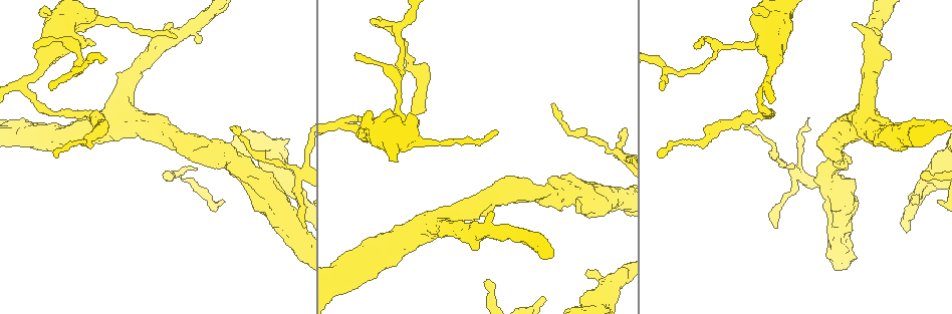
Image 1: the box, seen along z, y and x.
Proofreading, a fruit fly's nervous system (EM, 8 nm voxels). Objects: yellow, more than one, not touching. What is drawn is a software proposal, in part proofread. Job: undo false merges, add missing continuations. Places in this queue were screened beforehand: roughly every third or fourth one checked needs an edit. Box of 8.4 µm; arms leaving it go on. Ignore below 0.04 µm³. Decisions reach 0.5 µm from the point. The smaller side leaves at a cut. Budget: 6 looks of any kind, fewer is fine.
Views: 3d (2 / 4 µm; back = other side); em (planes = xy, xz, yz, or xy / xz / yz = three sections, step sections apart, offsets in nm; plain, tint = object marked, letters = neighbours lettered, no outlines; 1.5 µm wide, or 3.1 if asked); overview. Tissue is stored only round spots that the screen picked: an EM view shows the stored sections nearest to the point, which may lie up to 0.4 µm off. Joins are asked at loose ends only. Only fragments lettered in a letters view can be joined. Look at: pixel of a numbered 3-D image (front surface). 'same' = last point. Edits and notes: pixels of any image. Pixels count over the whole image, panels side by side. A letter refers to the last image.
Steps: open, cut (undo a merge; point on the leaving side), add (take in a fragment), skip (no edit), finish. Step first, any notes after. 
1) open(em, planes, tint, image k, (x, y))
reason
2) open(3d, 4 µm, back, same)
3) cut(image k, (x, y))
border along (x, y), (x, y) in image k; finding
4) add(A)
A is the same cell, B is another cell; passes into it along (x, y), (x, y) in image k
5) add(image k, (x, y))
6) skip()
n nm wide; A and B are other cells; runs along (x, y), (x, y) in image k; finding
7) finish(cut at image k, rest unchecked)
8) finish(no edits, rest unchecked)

open(em, planes, tint, image 1, (693, 45))
branch stops here

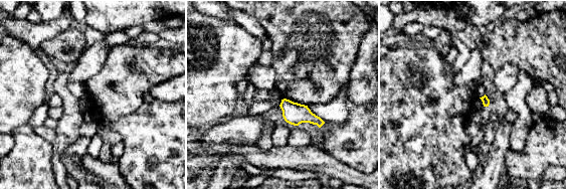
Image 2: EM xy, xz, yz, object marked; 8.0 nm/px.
open(em, planes, letters, same)

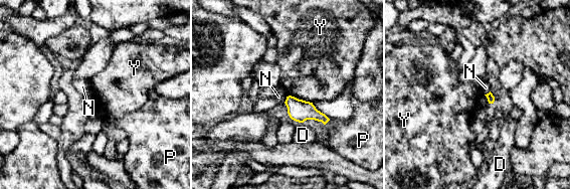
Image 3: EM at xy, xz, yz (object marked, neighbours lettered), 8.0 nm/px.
skip()
D, N, P and Y are other cells; border along (287, 96), (293, 96), (312, 103) in image 3; none of them fits

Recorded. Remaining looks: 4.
open(3d, 2 µm, image 1, (172, 23))
an open end

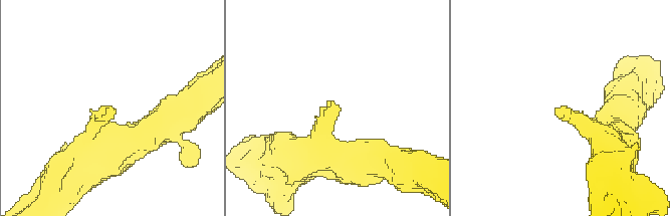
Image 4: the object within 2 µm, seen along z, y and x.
open(em, xy, step 8, tint, image 4, (109, 109))
need the tissue

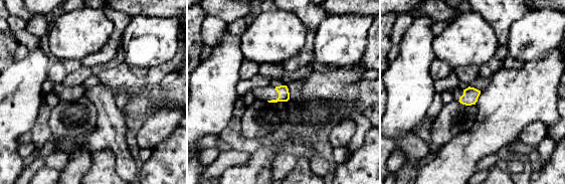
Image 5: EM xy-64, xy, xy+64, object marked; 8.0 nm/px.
open(em, planes, letters, same)

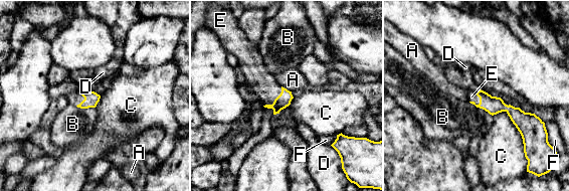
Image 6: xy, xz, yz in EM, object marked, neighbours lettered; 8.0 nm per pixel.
add(image 6, (262, 83))
E is the same cell, A, B, C, D and F are other cells; passes into it along (283, 100), (274, 100), (262, 83) in image 6; the neuron continues

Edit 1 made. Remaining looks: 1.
finish(add at image 6, rest unchecked)

